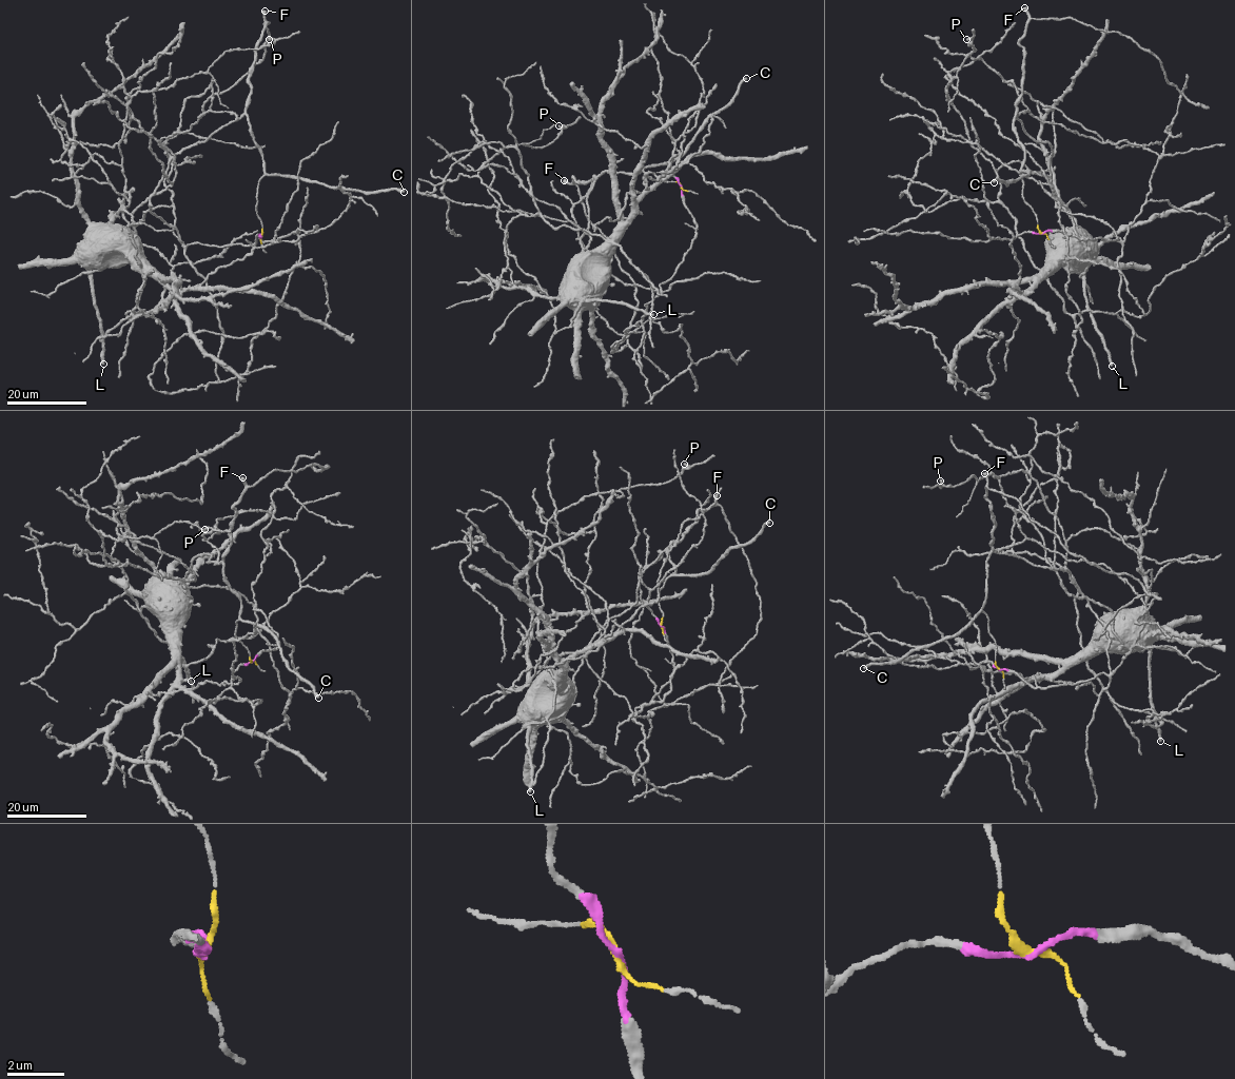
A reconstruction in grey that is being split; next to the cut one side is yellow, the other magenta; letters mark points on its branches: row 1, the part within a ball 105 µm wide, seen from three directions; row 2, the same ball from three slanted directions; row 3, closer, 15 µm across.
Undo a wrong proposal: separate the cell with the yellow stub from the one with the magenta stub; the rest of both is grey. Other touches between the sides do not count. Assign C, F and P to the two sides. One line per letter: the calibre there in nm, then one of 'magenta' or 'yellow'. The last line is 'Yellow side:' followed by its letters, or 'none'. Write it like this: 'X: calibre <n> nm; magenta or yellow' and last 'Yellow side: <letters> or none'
C: calibre 440 nm; yellow
F: calibre 550 nm; yellow
P: calibre 360 nm; magenta
Yellow side: C, F

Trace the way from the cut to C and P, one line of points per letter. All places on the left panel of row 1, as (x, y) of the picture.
C: (260, 237), (262, 224), (256, 210), (258, 183), (266, 174), (293, 175), (365, 192), (399, 189), (404, 192)
P: (260, 237), (266, 244), (192, 288), (164, 285), (135, 255), (119, 145), (139, 91), (270, 40)

